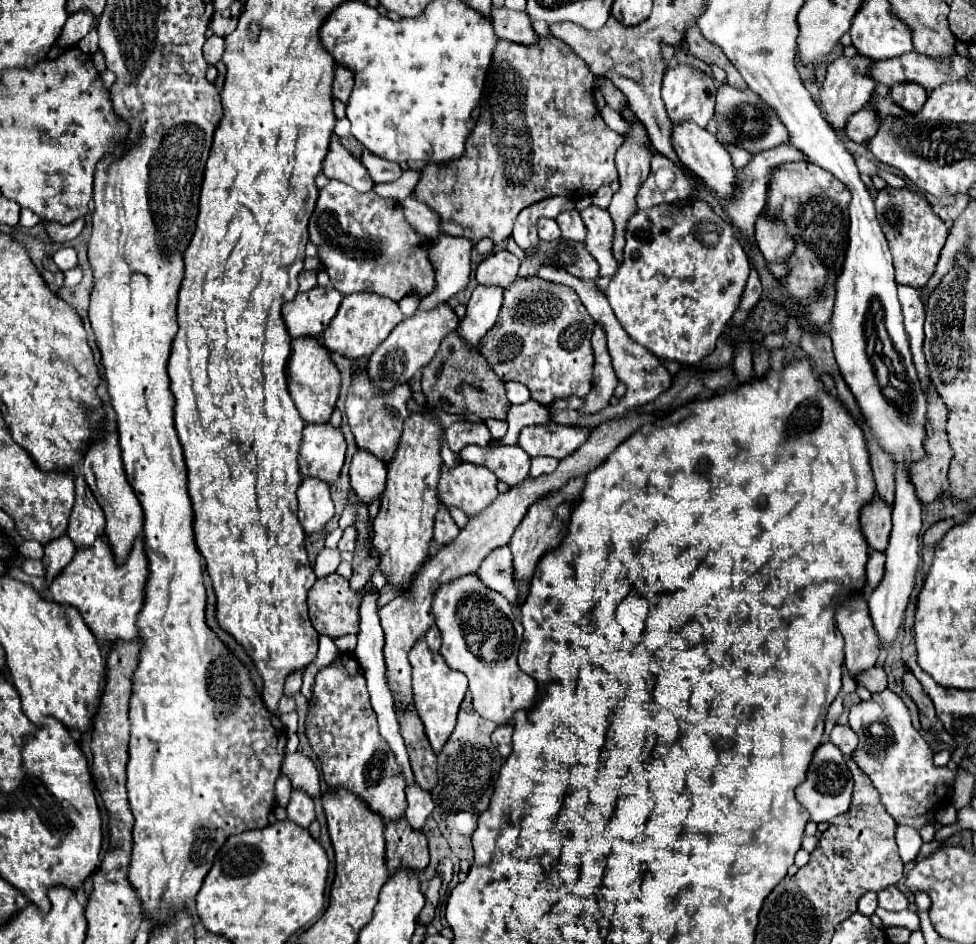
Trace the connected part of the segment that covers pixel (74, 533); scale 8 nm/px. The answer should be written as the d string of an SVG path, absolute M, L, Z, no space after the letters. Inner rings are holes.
M83 476L75 478L75 486L75 506L69 518L67 536L77 548L89 548L95 538L103 534L105 516Z

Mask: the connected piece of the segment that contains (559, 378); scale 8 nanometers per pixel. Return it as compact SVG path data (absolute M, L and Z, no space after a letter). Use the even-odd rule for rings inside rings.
M517 276L503 290L499 318L481 340L479 352L503 382L517 380L525 384L531 390L531 398L547 406L555 398L573 394L585 398L589 394L593 382L591 334L593 320L575 290L539 276Z

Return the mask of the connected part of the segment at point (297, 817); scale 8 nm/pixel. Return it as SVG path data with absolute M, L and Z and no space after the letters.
M293 790L291 794L291 802L287 806L287 818L291 822L295 822L297 826L309 828L309 824L315 820L315 806L313 806L313 798L307 796L301 790Z

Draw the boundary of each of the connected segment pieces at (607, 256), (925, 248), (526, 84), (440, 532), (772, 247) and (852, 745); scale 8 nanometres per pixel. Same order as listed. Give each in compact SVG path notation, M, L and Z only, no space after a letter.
M589 206L581 212L581 218L587 226L585 246L599 264L599 278L613 276L617 272L617 262L611 254L611 240L615 226L609 212L599 206Z
M905 188L881 190L875 200L875 212L889 242L889 250L893 254L897 284L905 284L915 290L921 290L933 276L935 264L939 260L939 252L945 246L949 234L945 222L931 210L925 196L913 194Z
M539 36L539 42L535 46L523 46L523 44L517 44L517 42L499 40L497 46L495 46L491 70L487 70L487 78L485 78L485 86L483 86L483 98L479 102L479 118L475 122L475 130L467 136L467 146L465 146L463 158L457 158L455 162L443 162L443 166L435 166L433 162L429 162L421 170L421 180L415 186L415 198L421 200L423 204L431 206L441 216L441 232L451 234L451 236L465 236L471 242L479 242L481 238L491 238L495 244L499 244L499 242L507 240L507 236L511 236L513 222L523 208L543 200L543 198L549 198L549 196L565 196L565 198L575 200L575 198L581 196L581 192L583 192L583 196L585 194L595 194L597 188L617 180L615 152L623 144L623 136L615 134L611 128L607 128L603 118L597 116L597 106L593 102L593 80L595 80L595 76L591 74L587 64L581 58L577 58L573 54L573 50L557 38Z
M439 506L439 510L437 510L437 514L435 514L435 528L433 528L433 540L437 542L437 544L449 544L455 536L459 534L459 528L457 528L457 524L453 522L453 518L449 516L449 512L447 512L447 508L443 508L443 506Z
M761 212L755 222L755 240L767 262L787 262L795 248L795 240L783 222L765 216L765 212Z
M835 726L833 732L831 732L831 742L845 754L845 756L851 756L855 754L855 748L857 748L857 734L849 728L849 726Z

